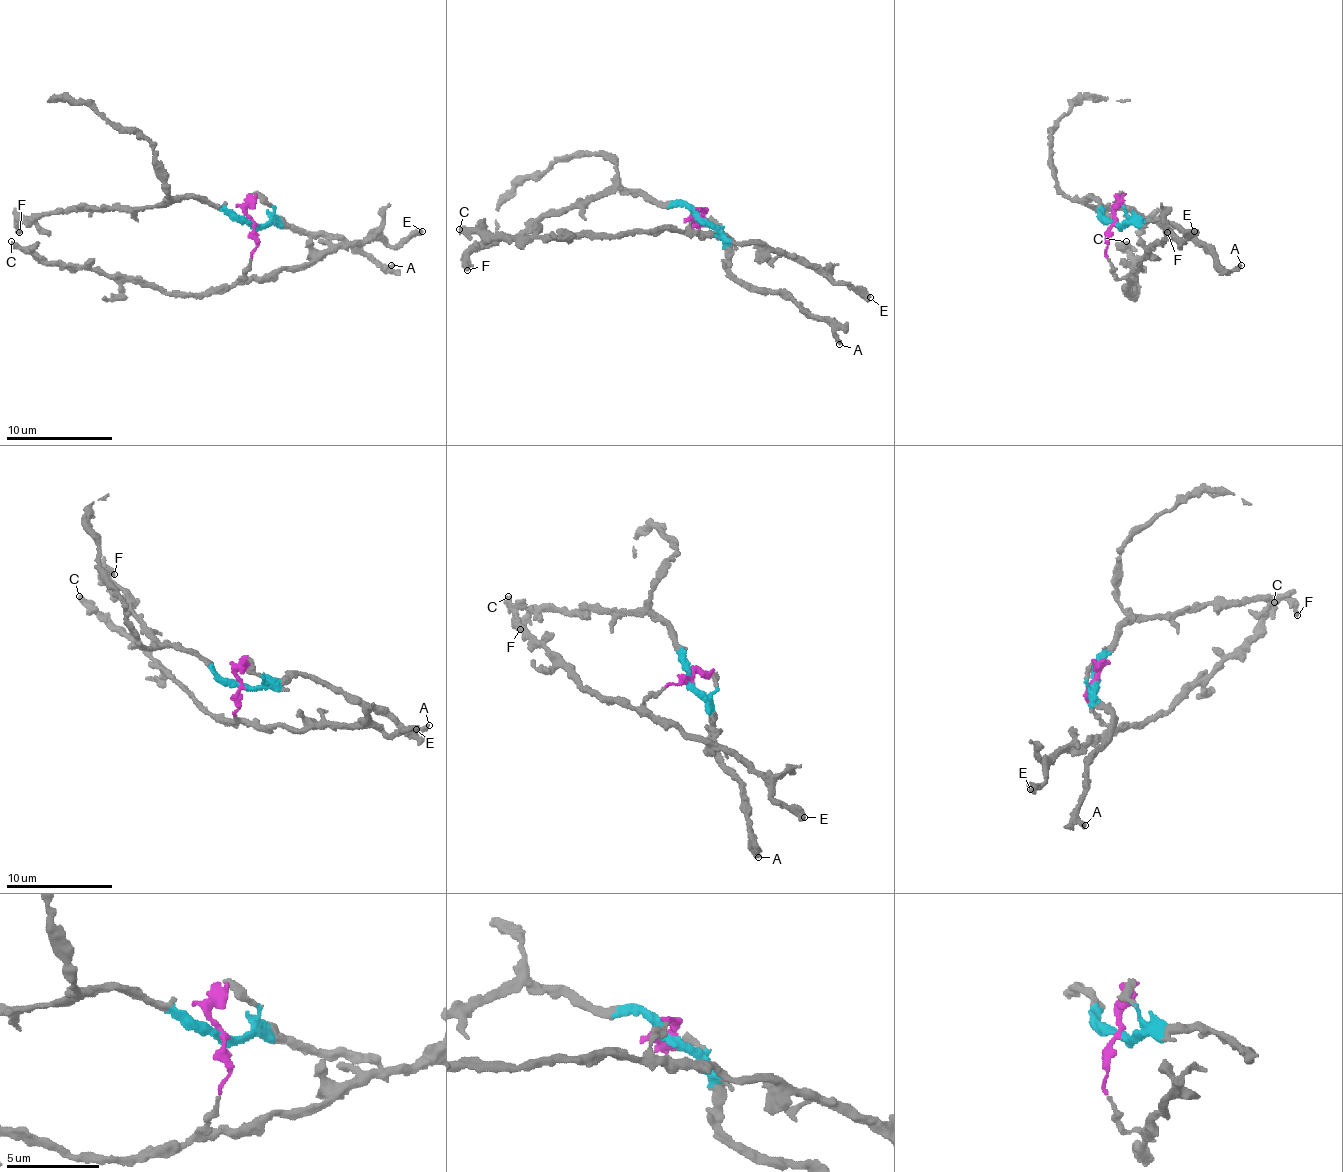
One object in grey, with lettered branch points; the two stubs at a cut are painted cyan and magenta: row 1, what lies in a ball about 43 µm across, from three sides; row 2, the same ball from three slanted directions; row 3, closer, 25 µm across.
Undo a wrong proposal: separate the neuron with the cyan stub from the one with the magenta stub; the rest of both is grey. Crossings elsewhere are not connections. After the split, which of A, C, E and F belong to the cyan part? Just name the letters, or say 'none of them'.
A, F

